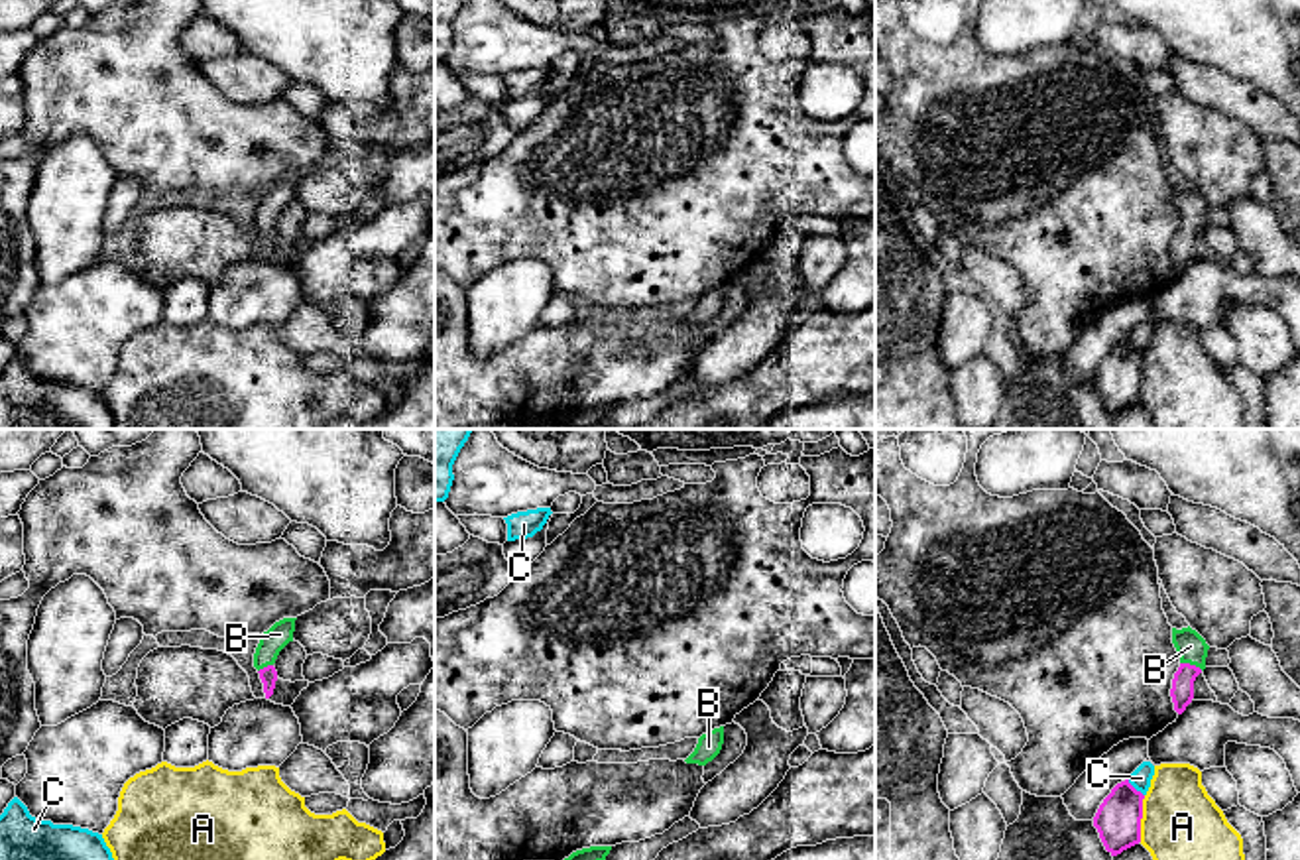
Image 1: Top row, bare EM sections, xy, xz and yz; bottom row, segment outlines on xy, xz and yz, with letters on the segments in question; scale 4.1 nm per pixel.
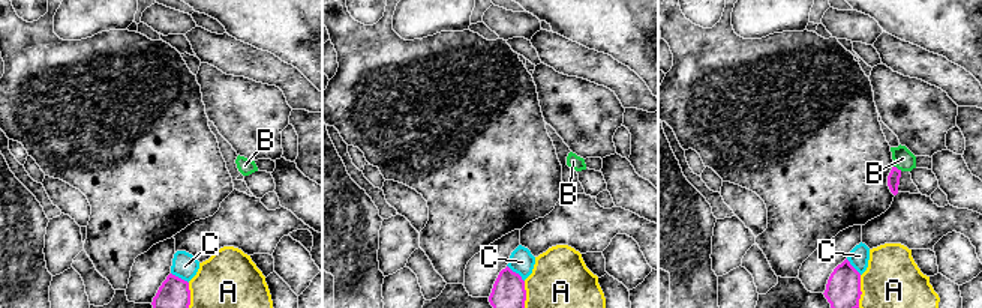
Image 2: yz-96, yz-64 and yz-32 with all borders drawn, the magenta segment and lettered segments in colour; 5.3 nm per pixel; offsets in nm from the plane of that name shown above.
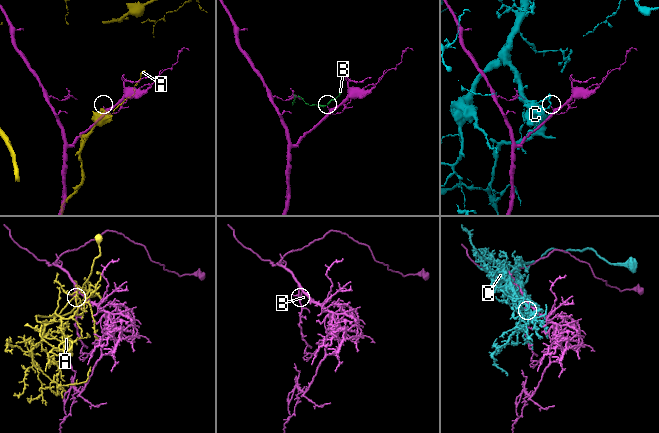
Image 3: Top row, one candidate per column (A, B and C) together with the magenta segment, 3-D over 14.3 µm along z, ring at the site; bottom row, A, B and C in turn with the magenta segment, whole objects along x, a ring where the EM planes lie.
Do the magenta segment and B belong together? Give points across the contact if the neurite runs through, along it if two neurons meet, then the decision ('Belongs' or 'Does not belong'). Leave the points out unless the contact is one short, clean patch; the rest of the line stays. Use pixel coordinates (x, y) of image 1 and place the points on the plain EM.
Path across: yz (1182, 245), (1192, 225), (1190, 205). Belongs

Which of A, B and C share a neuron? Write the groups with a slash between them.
A / B / C

